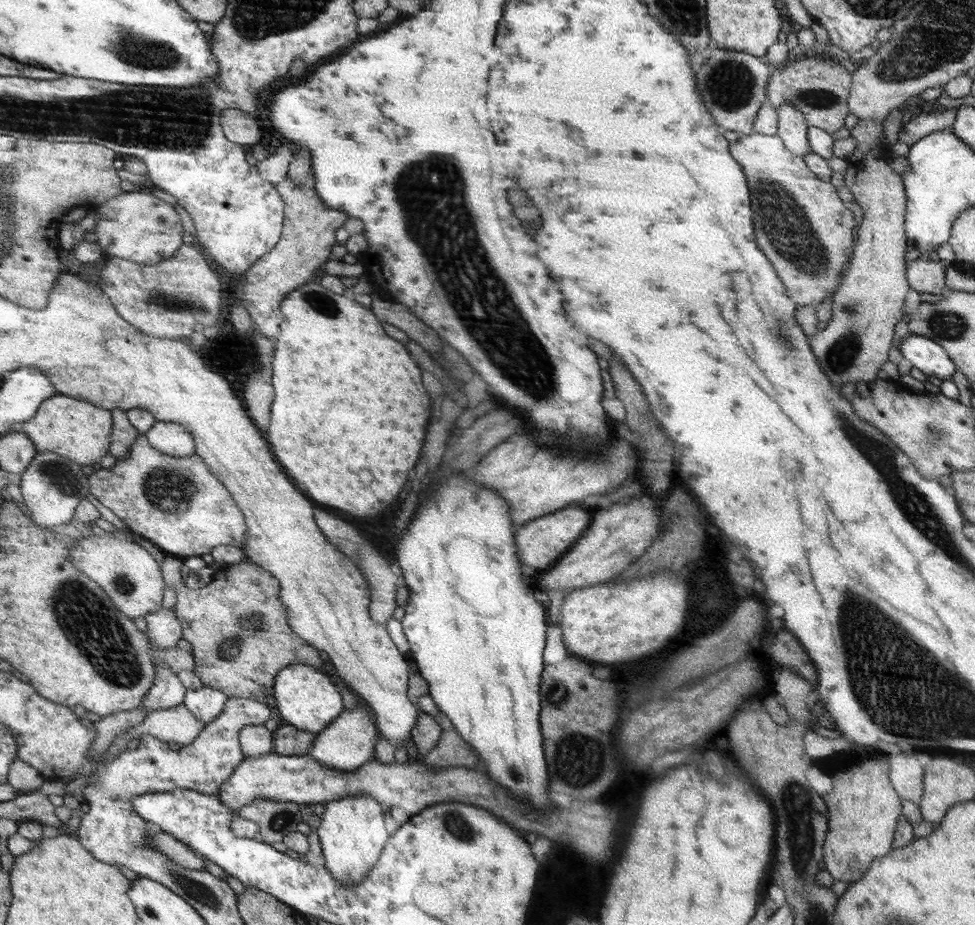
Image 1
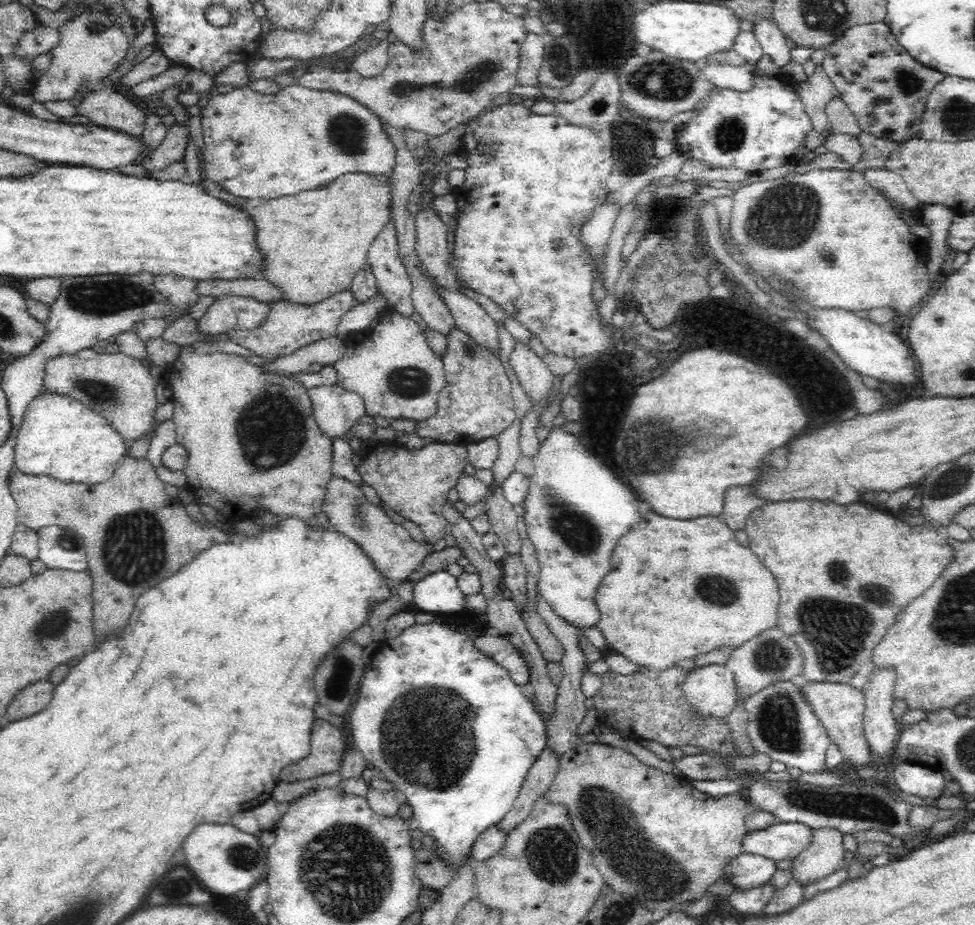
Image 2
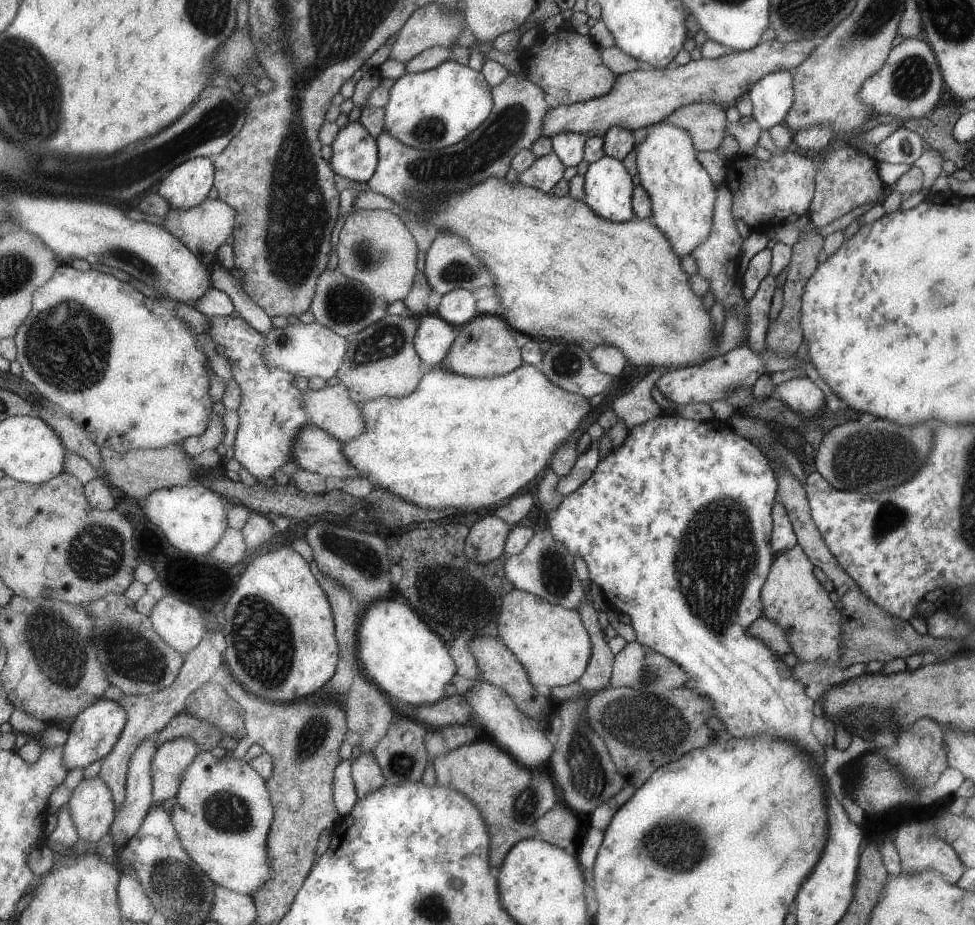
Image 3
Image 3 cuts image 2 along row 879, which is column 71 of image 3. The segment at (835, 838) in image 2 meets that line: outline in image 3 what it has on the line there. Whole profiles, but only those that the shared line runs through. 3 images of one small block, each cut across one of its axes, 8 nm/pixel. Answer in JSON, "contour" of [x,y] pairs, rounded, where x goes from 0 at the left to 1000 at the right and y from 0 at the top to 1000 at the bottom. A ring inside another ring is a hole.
{"contour":[[[102,837],[84,842],[69,869],[83,908],[102,910],[114,897],[119,878],[117,861]]]}

